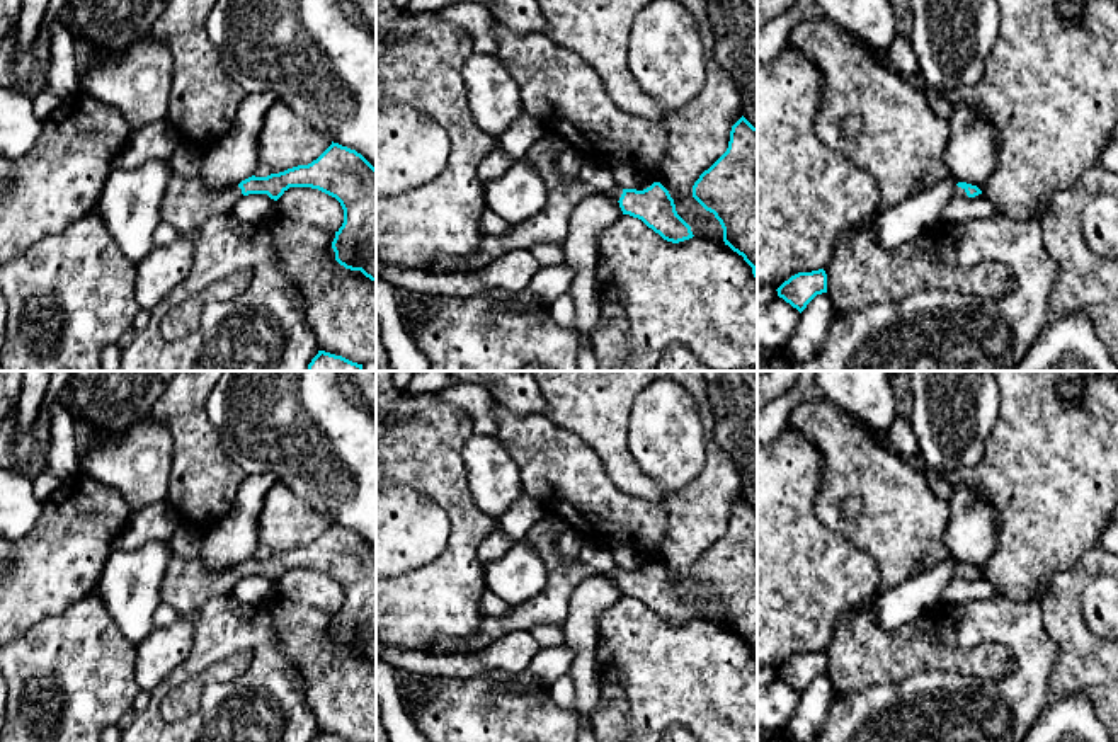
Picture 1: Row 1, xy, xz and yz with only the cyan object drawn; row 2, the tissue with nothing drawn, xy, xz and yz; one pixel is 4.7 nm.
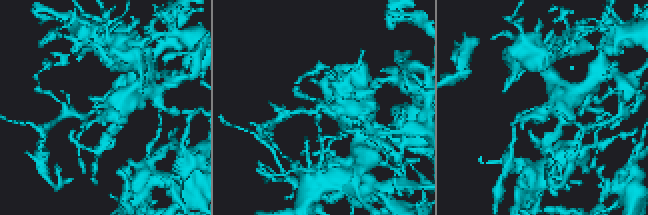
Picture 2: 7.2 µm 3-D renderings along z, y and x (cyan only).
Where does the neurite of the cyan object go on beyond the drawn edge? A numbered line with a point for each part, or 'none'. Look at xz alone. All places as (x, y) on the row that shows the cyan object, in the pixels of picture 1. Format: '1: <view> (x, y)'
1: xz (550, 225)

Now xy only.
1: xy (188, 203)

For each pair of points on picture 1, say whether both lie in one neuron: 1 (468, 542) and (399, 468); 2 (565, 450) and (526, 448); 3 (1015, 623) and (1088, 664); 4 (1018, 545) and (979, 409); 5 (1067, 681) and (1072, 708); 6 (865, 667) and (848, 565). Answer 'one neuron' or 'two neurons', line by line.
1: one neuron
2: one neuron
3: two neurons
4: two neurons
5: two neurons
6: two neurons

